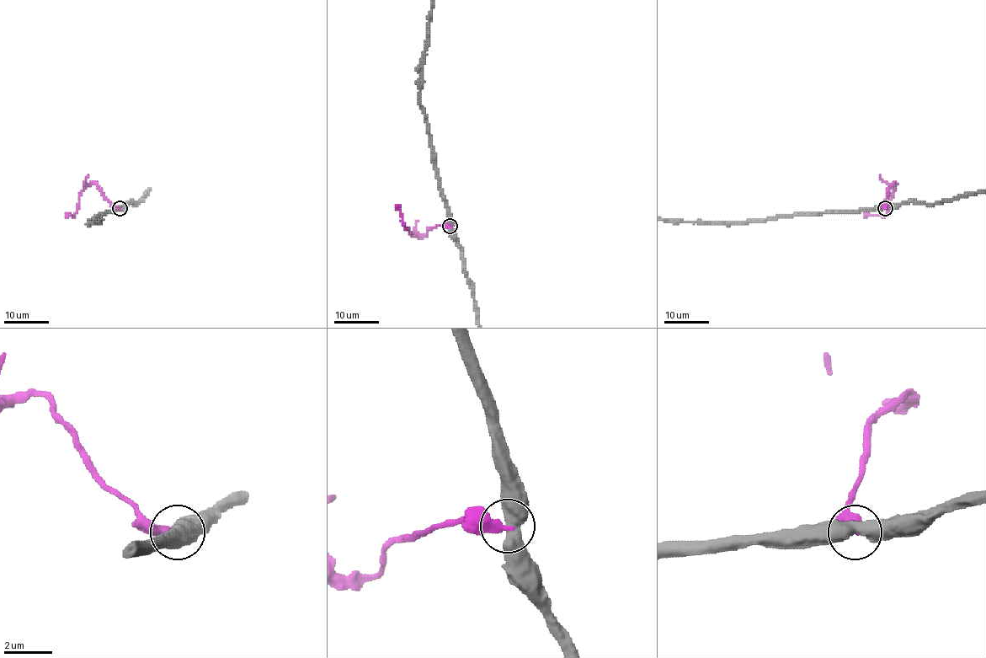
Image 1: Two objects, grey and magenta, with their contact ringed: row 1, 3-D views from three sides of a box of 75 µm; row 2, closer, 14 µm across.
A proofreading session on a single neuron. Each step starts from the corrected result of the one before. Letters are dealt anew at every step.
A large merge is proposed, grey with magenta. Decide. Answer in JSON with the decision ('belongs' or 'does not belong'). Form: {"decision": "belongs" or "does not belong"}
{"decision": "does not belong"}

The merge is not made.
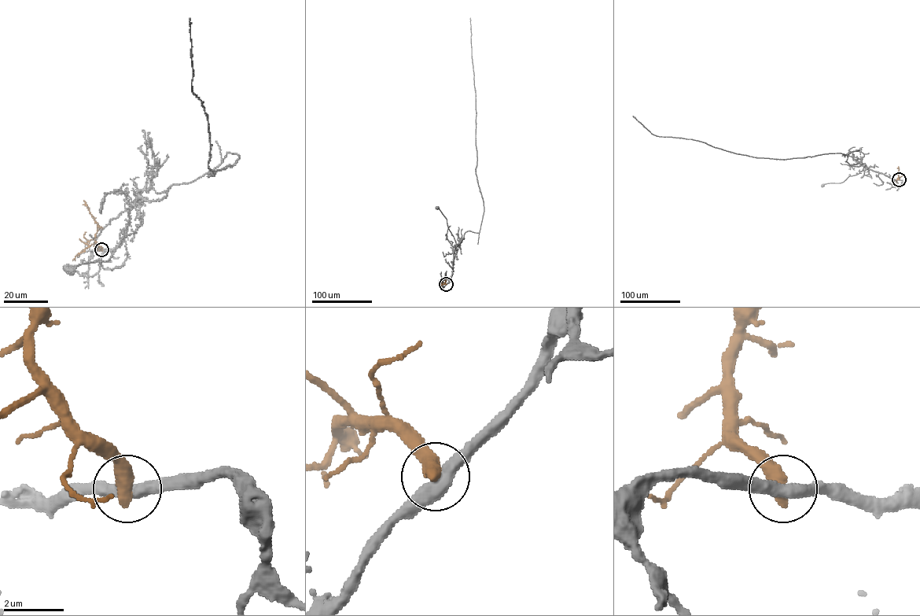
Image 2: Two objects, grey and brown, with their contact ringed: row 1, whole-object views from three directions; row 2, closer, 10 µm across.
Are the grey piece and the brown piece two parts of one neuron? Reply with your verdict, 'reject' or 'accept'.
reject

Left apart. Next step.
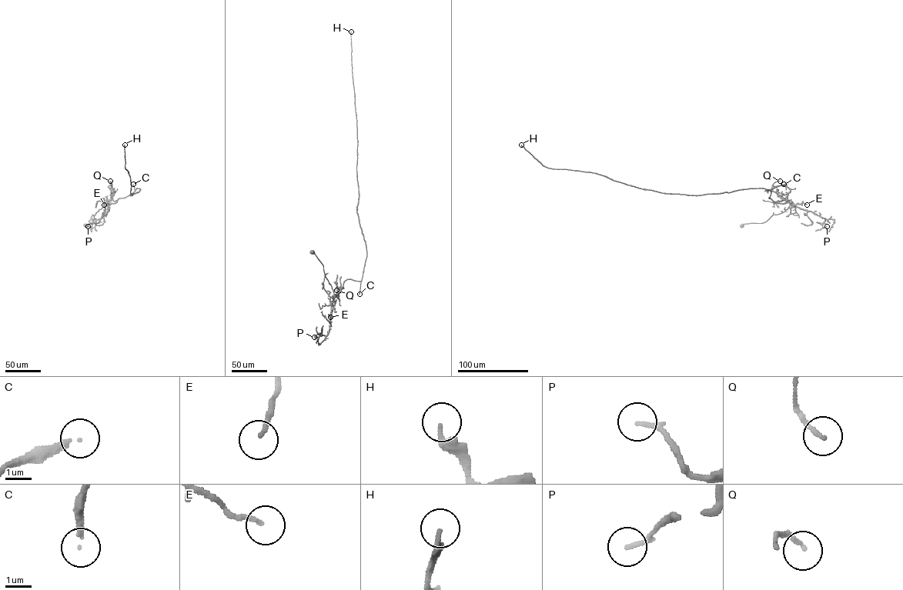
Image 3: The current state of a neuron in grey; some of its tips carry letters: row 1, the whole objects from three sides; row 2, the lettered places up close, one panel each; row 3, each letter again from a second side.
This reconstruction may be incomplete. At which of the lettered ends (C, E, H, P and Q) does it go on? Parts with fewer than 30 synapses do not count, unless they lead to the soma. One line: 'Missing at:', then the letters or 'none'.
Missing at: C, H

